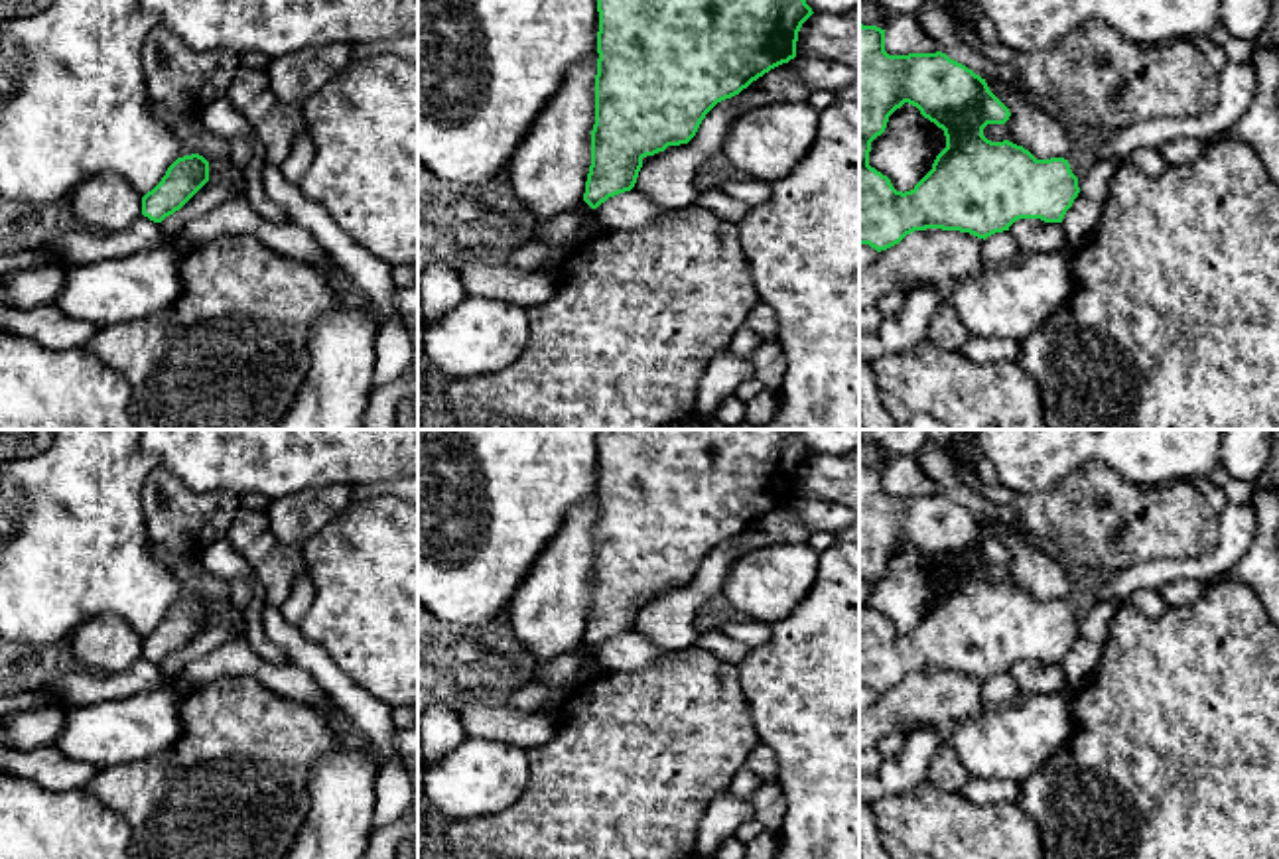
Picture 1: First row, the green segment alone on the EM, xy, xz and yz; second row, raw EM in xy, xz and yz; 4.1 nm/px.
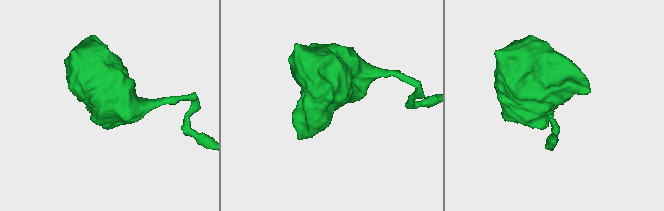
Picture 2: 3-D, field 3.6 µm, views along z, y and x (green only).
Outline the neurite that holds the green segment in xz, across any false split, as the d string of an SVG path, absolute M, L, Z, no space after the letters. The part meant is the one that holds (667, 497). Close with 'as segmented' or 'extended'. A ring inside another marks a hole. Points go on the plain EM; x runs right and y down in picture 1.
M599 430L597 453L595 565L583 634L591 650L631 632L646 597L688 585L717 544L794 500L798 473L814 455L800 430Z; as segmented

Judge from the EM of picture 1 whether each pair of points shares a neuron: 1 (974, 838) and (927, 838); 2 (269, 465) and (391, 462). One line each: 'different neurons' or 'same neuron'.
1: same neuron
2: same neuron

